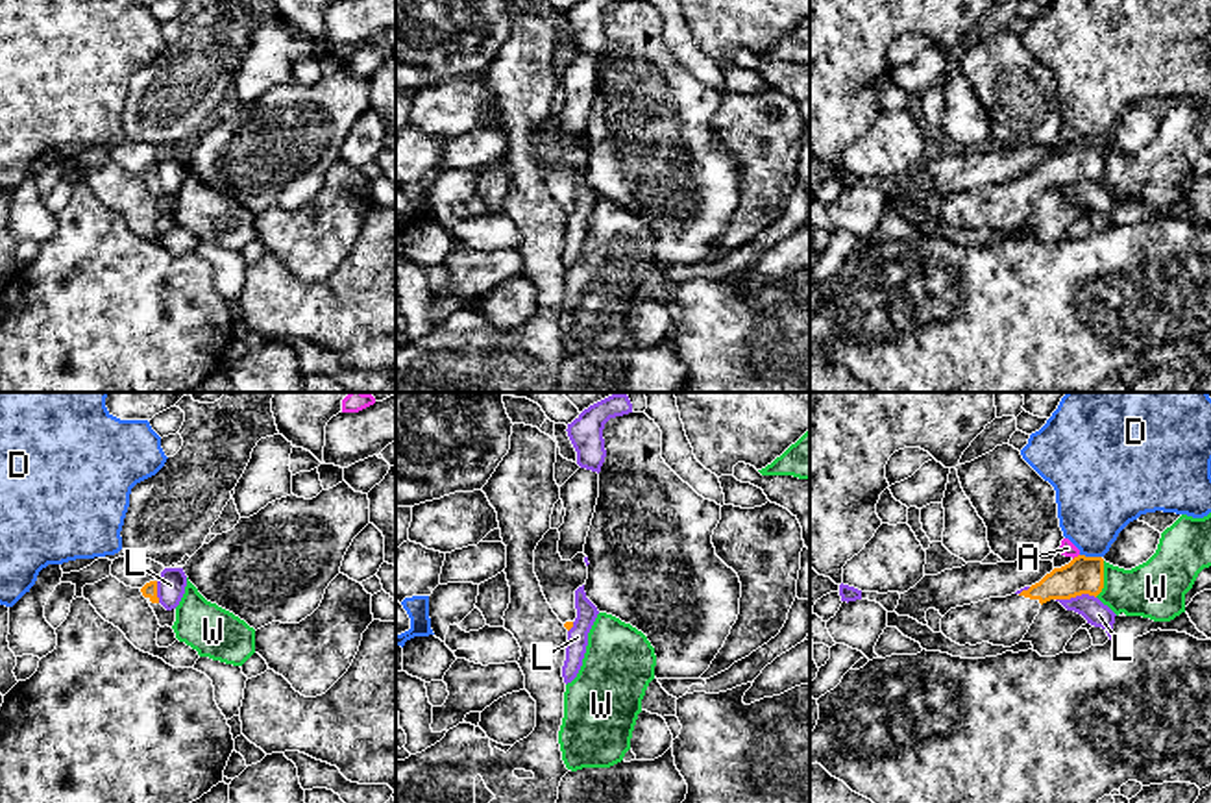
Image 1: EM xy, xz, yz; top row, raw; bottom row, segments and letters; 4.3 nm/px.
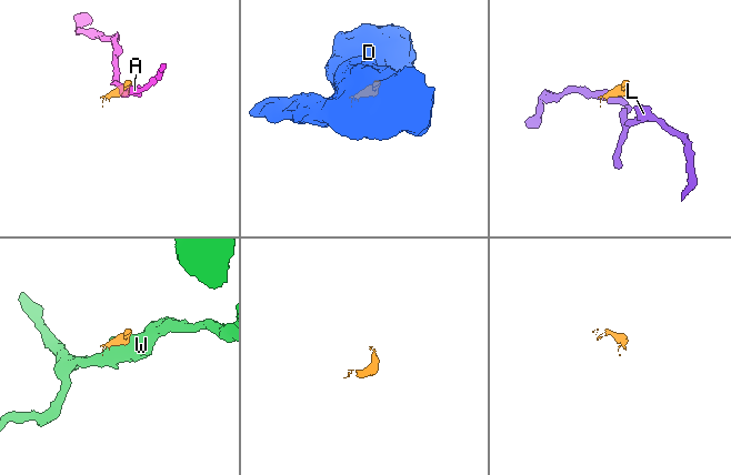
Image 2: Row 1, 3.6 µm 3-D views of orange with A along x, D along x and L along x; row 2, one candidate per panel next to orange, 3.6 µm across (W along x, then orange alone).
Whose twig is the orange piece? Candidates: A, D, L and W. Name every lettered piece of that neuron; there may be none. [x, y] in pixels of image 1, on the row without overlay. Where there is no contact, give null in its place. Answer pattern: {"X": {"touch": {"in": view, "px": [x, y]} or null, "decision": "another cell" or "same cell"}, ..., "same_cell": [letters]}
{"A": {"touch": {"in": "yz", "px": [1075, 143]}, "decision": "another cell"}, "D": {"touch": {"in": "yz", "px": [1091, 143]}, "decision": "another cell"}, "L": {"touch": {"in": "yz", "px": [1075, 182]}, "decision": "another cell"}, "W": {"touch": {"in": "yz", "px": [1102, 165]}, "decision": "another cell"}, "same_cell": []}

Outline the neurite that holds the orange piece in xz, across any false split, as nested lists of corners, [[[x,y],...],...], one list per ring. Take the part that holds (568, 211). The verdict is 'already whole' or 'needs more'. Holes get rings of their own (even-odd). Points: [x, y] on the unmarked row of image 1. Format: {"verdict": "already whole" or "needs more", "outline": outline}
{"verdict": "needs more", "outline": [[[549,115],[534,135],[534,159],[553,198],[569,216],[577,204],[575,176],[586,170],[588,152],[584,137],[571,146],[558,139],[558,115]]]}

